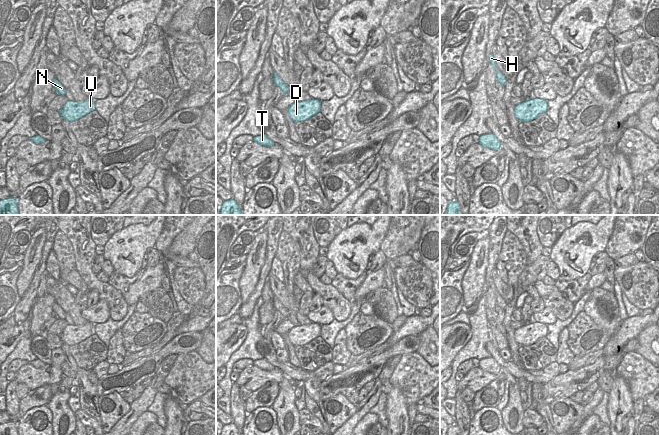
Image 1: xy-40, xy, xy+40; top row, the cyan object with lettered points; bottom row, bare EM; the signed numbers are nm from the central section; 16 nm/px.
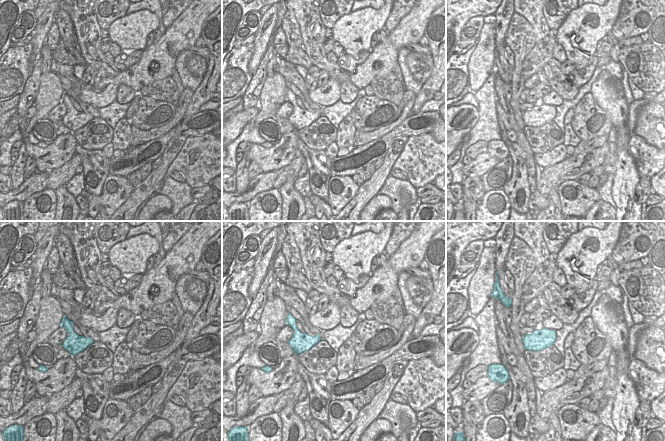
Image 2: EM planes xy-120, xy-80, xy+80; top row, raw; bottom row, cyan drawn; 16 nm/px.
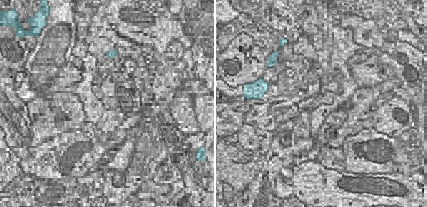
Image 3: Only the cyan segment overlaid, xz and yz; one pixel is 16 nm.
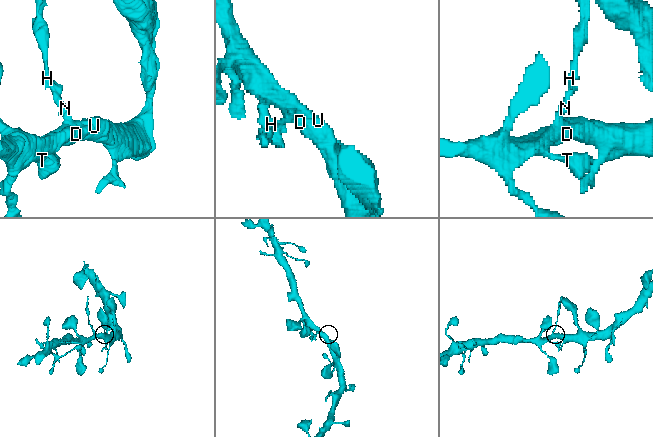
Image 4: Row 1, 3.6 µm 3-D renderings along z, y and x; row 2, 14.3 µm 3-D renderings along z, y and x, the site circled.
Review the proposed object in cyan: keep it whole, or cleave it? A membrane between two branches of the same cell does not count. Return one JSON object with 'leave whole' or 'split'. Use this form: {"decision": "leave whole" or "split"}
{"decision": "split"}

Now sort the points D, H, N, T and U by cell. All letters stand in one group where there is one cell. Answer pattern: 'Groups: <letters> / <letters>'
Groups: D N T U / H.

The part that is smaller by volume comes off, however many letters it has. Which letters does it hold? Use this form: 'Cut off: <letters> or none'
Cut off: H

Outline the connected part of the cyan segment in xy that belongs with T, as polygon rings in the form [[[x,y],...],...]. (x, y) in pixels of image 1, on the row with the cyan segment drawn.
[[[265,135],[256,136],[253,138],[253,141],[265,147],[271,147],[275,144],[272,140],[267,138]]]

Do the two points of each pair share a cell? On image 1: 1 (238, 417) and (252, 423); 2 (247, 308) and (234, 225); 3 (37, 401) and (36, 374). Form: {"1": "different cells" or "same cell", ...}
{"1": "different cells", "2": "different cells", "3": "different cells"}

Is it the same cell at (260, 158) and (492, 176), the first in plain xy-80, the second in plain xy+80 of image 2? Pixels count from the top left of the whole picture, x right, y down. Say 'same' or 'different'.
different

